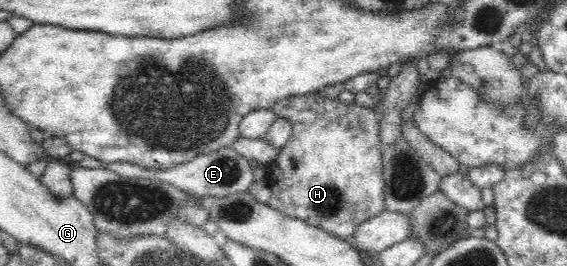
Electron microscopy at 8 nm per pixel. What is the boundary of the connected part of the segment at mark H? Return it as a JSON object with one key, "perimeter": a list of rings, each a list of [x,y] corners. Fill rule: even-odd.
{"perimeter":[[[314,92],[280,100],[272,111],[277,118],[290,121],[292,132],[286,146],[277,154],[267,178],[273,193],[268,203],[271,208],[344,240],[350,240],[358,226],[385,211],[382,144],[376,112],[354,105],[350,100],[349,95],[326,99]]]}

